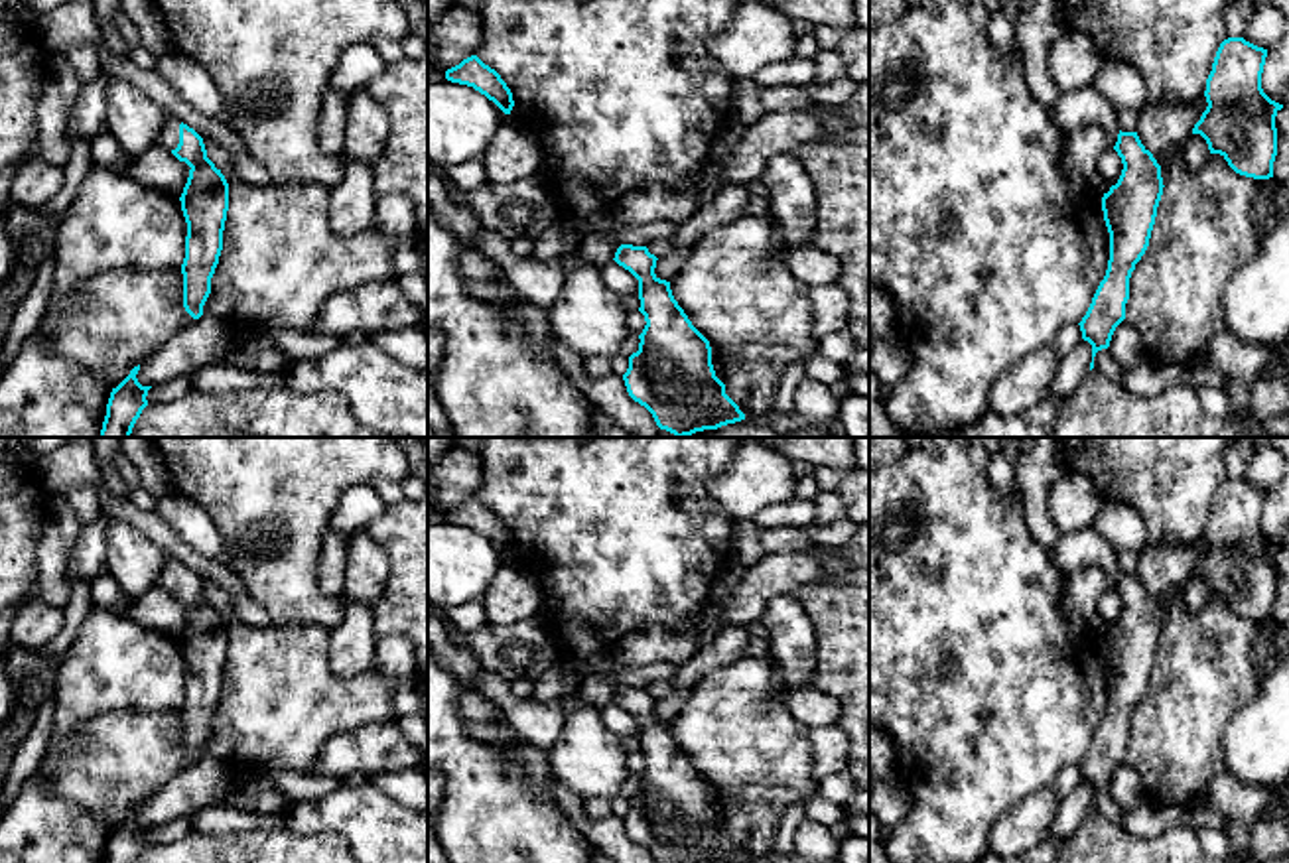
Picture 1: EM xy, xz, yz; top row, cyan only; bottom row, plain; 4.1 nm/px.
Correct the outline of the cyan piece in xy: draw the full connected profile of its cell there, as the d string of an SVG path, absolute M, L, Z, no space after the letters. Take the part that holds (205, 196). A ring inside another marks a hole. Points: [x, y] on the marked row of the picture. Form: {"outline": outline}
{"outline": "M170 116L156 146L170 150L179 162L191 167L179 197L187 223L181 274L183 307L193 319L199 319L223 250L229 183L221 169L207 158L203 138L181 120Z"}

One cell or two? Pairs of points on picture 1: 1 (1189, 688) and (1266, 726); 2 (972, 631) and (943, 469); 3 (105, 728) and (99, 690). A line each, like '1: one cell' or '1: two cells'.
1: two cells
2: one cell
3: two cells

